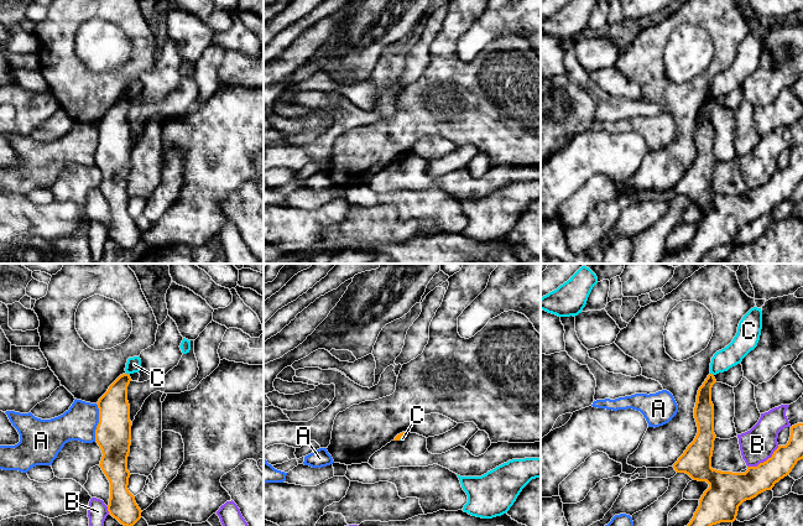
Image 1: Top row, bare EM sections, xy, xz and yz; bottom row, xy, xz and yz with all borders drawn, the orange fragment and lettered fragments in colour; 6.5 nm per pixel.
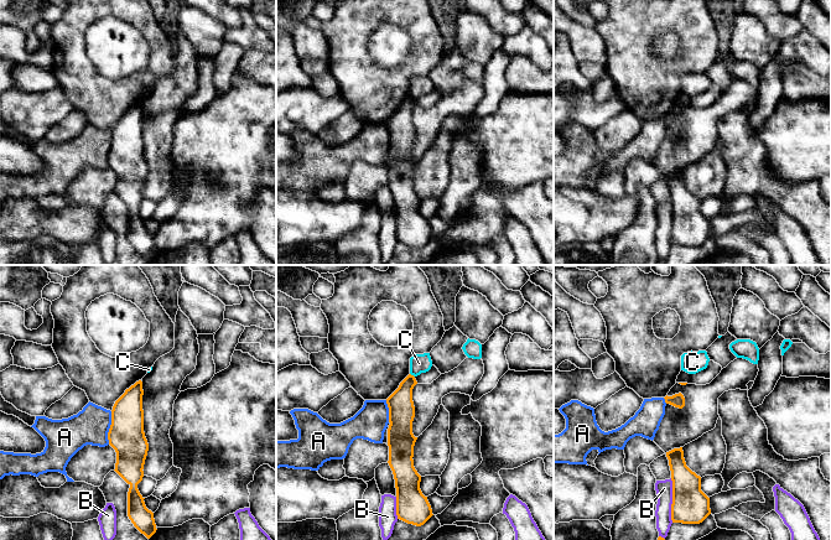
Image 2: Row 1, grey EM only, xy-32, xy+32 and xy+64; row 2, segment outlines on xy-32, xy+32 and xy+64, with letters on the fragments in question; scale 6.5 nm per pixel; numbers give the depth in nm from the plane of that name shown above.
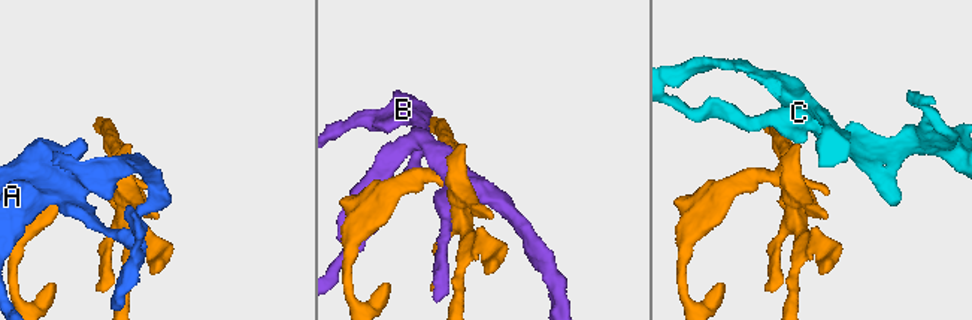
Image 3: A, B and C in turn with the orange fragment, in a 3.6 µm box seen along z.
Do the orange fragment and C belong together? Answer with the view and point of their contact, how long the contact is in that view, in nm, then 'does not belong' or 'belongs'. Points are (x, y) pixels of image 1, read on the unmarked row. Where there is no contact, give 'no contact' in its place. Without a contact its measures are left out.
contact xy (128, 97); length 30 nm; does not belong

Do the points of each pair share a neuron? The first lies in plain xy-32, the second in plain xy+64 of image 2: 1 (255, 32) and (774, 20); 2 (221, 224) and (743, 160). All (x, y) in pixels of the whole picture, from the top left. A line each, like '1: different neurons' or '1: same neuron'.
1: different neurons
2: different neurons

